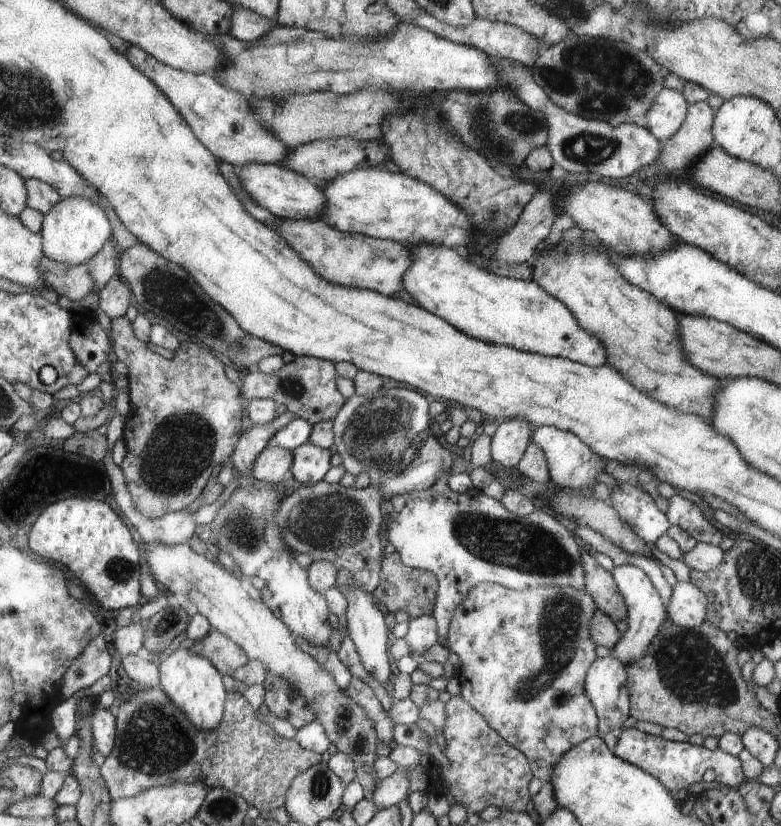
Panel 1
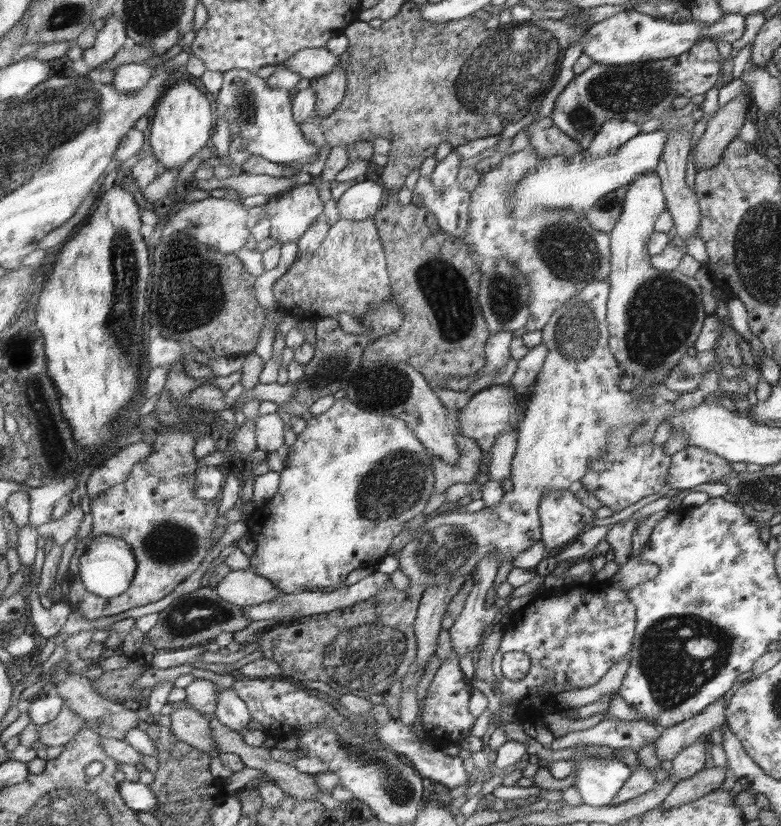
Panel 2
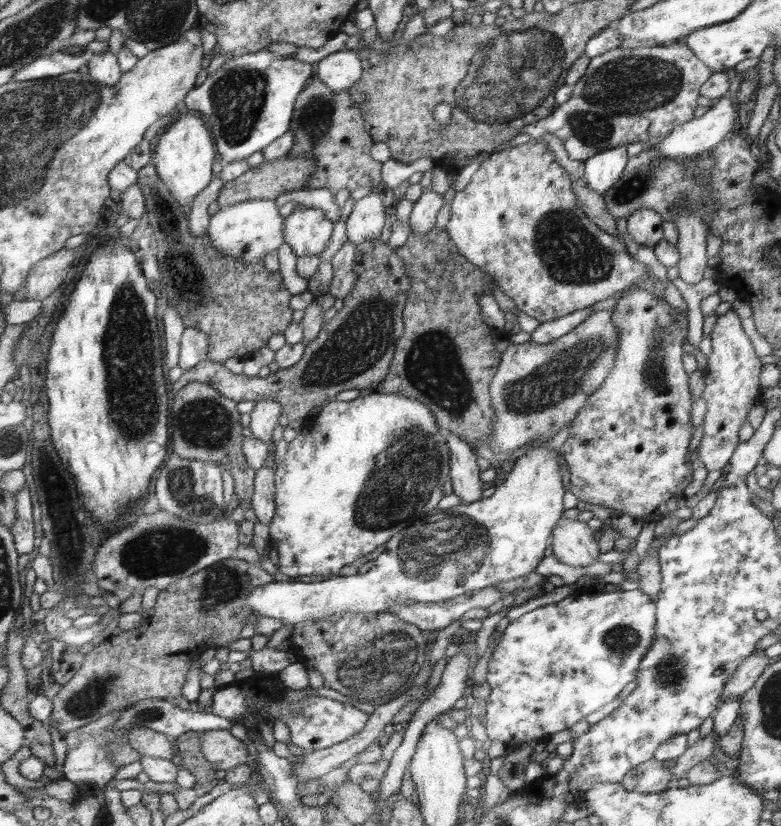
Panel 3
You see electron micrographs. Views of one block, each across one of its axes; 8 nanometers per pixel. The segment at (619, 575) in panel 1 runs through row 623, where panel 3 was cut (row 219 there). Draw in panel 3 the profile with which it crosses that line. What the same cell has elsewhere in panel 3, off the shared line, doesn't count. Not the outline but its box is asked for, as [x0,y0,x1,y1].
[627,210,664,248]

